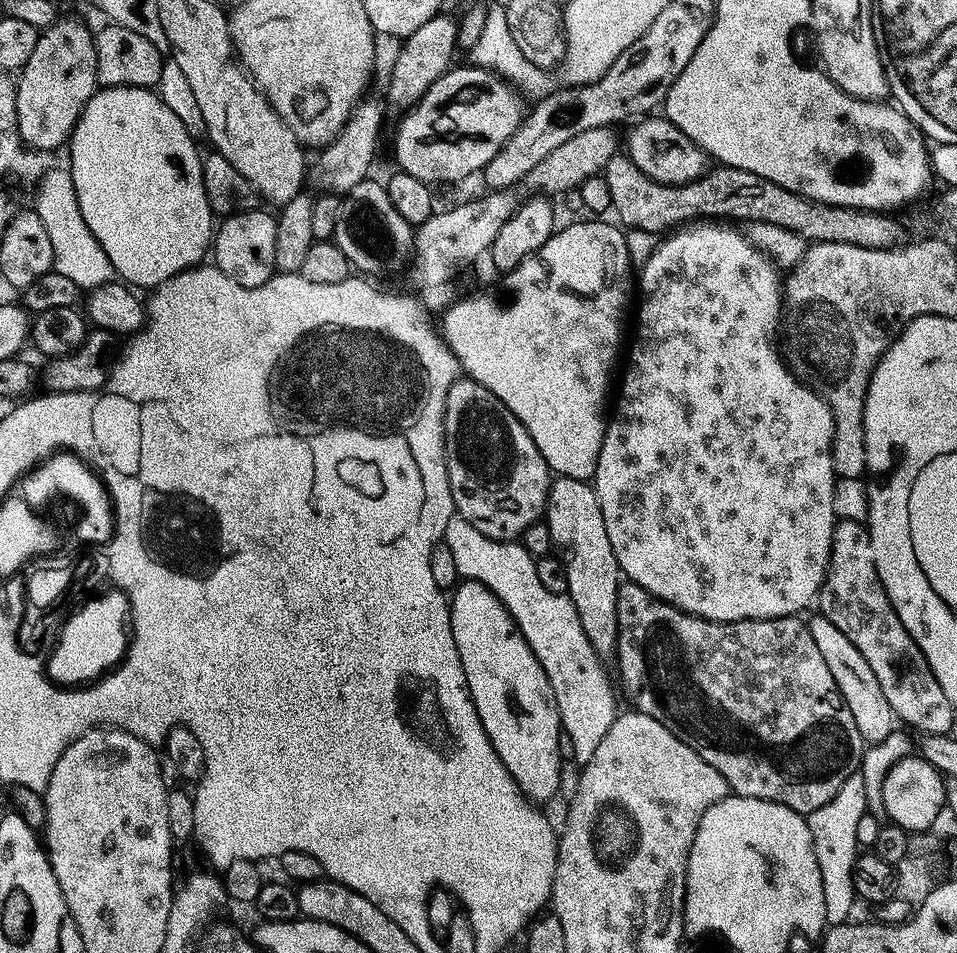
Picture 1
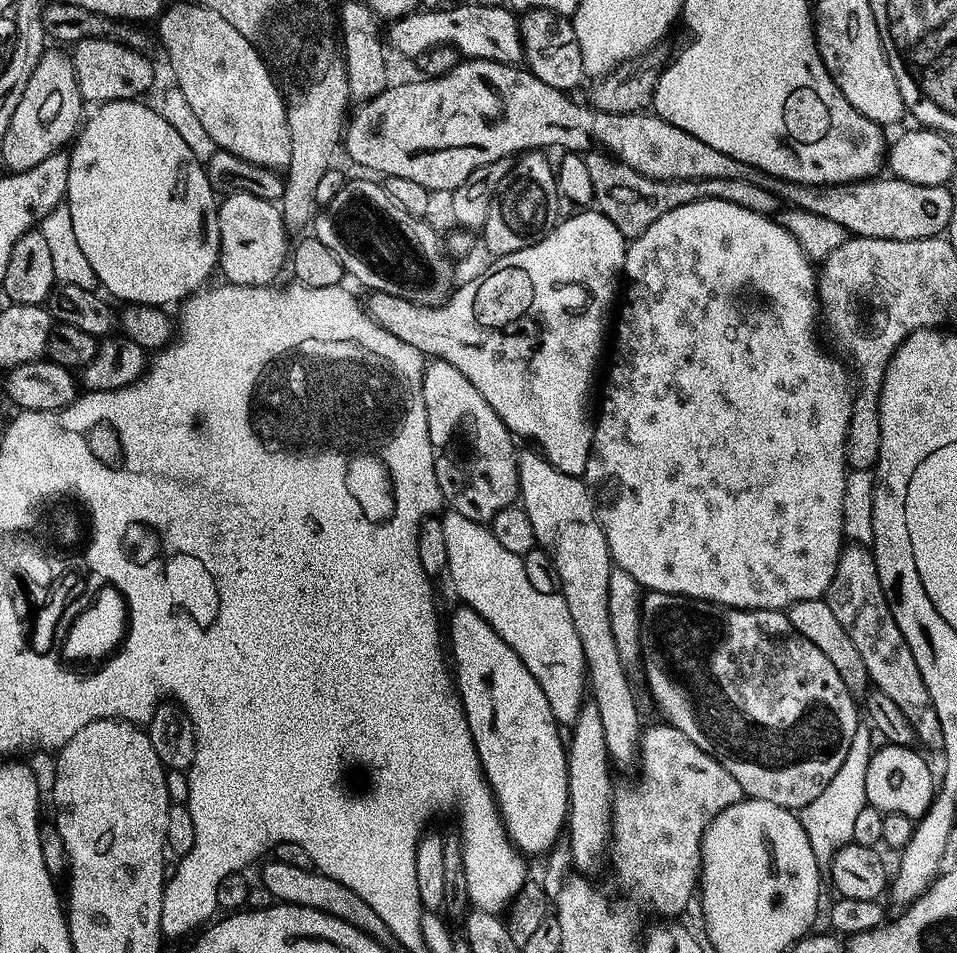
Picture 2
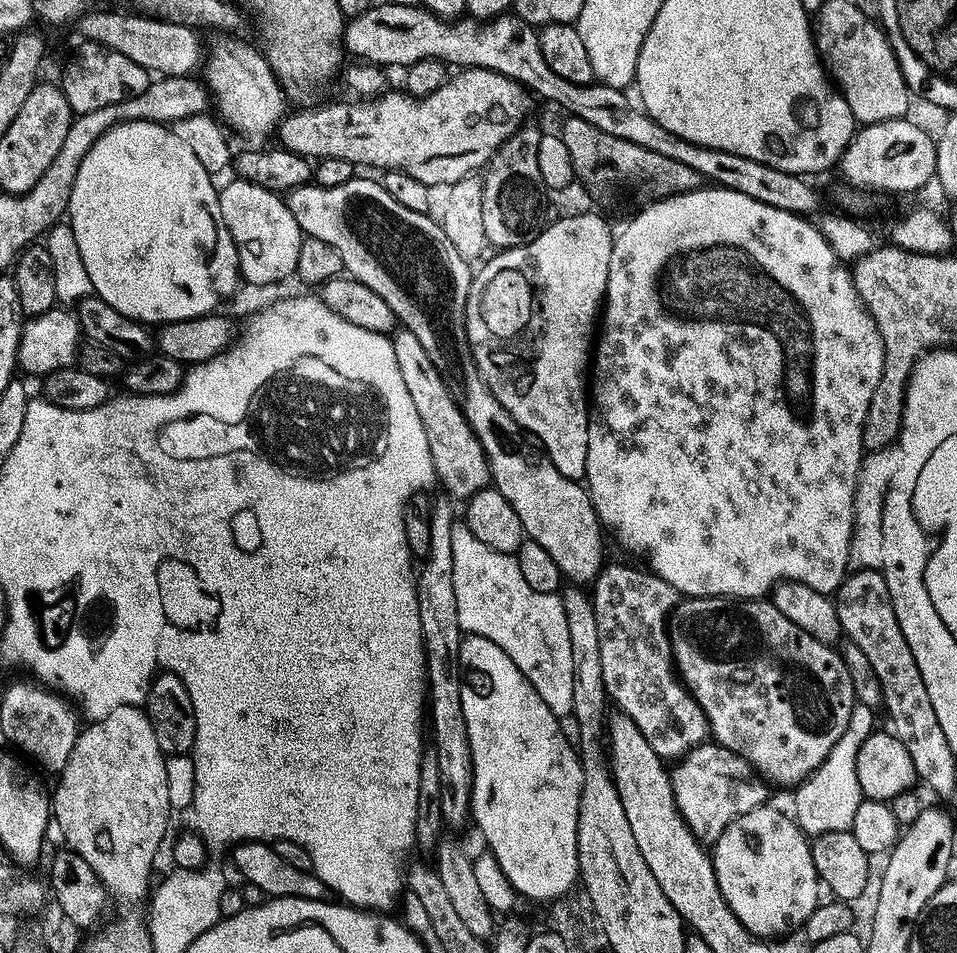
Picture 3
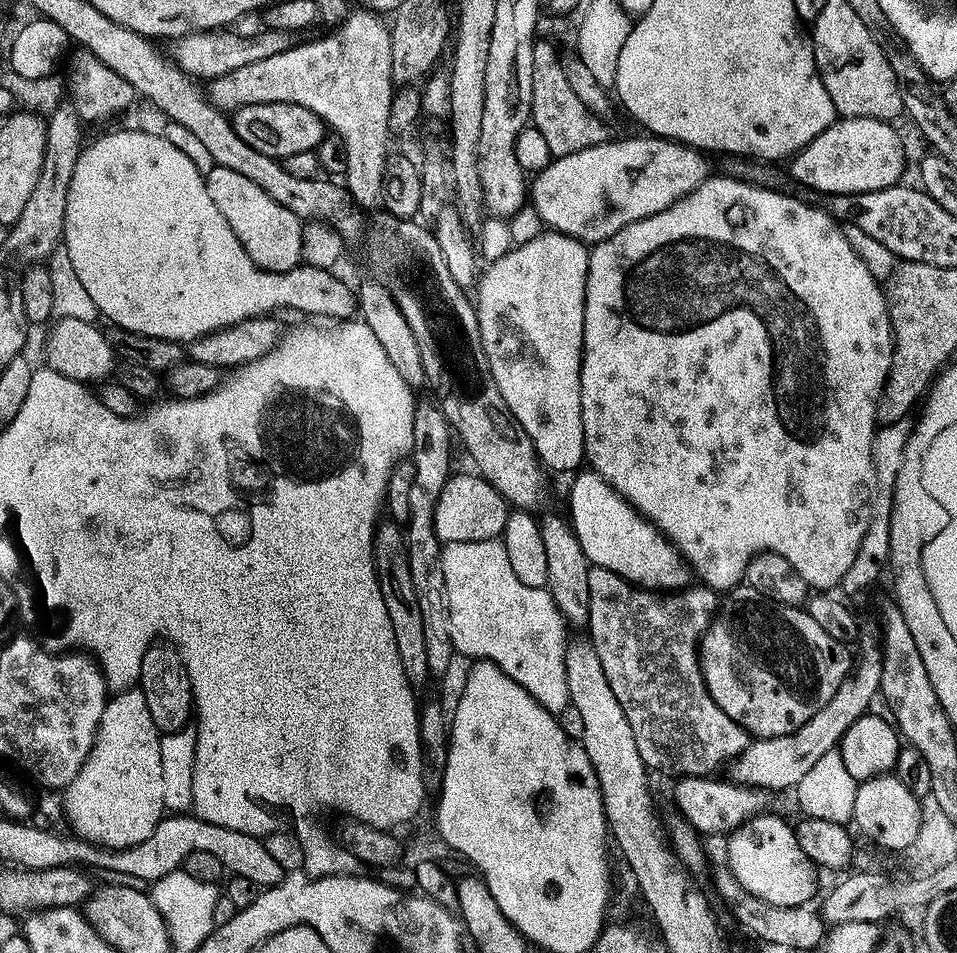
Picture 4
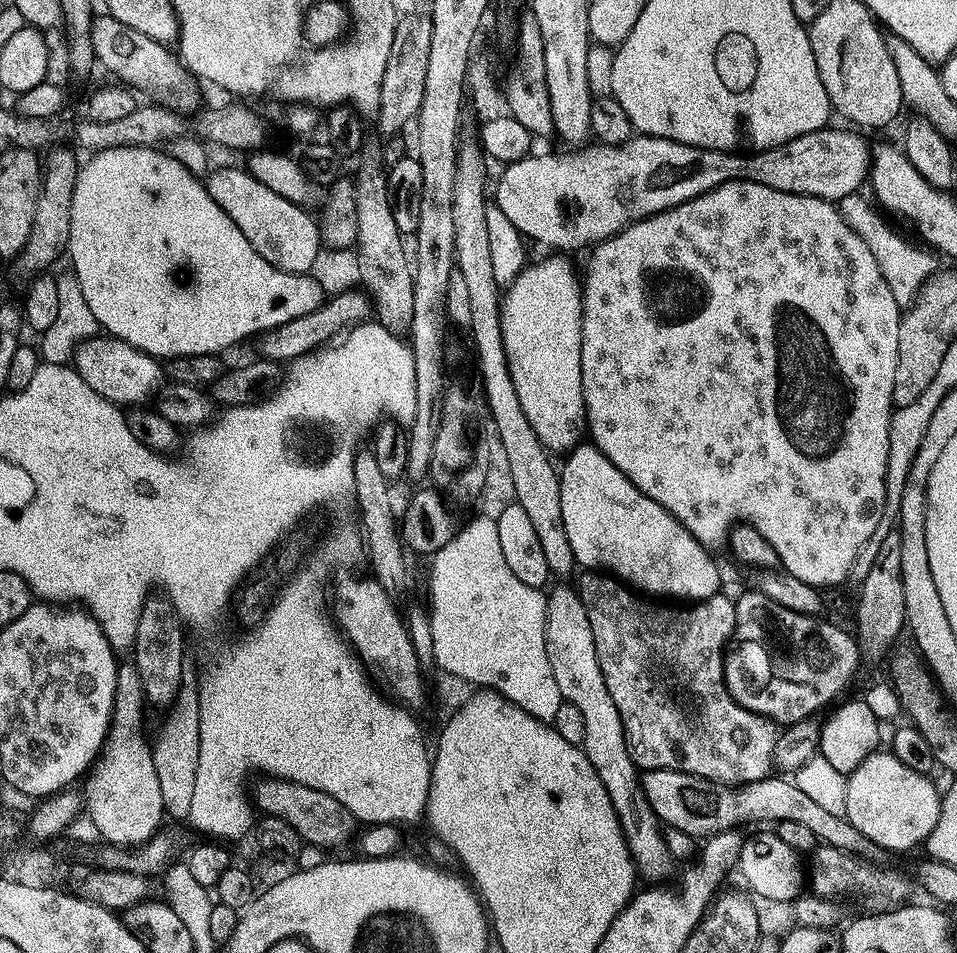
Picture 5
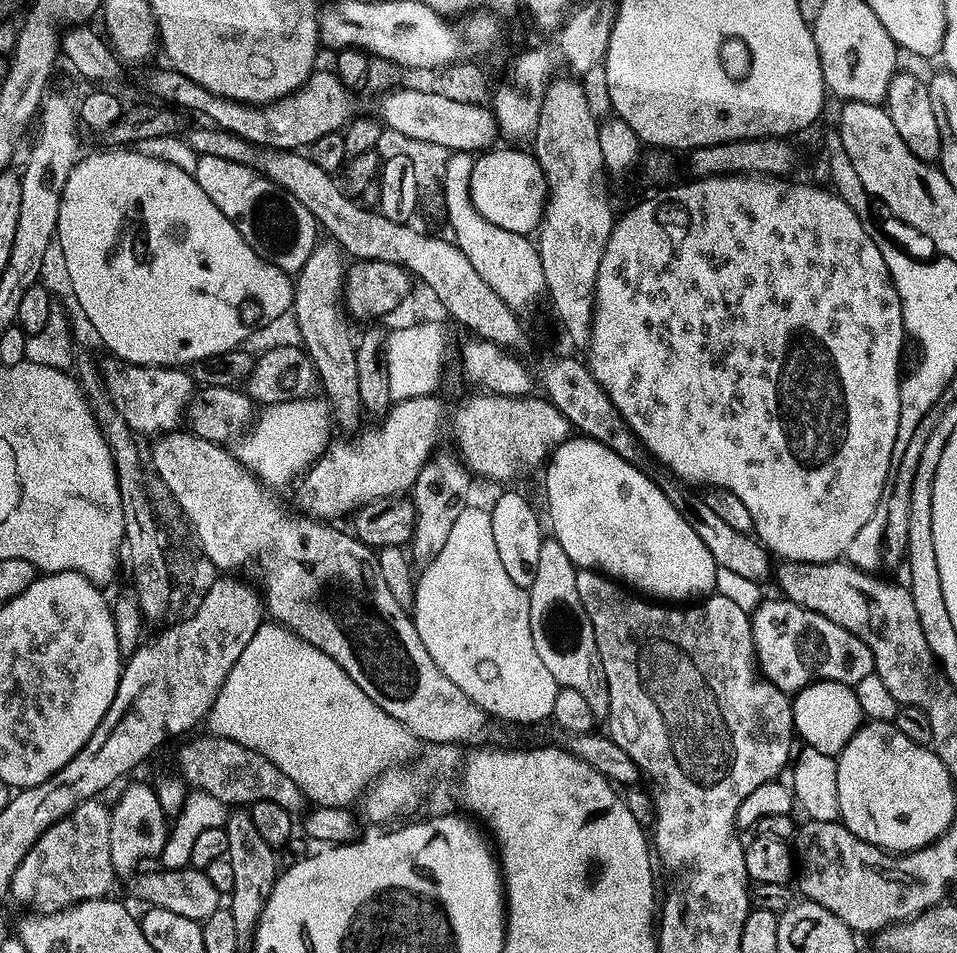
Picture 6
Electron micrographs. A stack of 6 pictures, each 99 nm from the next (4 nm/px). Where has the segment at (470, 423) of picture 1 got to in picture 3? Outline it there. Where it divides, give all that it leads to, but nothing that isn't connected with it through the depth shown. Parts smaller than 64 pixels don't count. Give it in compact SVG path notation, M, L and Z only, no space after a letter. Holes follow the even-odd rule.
M401 334L400 337L395 337L394 343L398 370L402 370L402 382L406 382L410 398L414 398L414 410L418 410L422 426L426 430L426 438L430 442L436 479L450 495L471 498L475 492L481 492L490 484L488 460L484 457L482 446L466 422L453 389L452 392L448 389L449 381L440 375L435 360L428 357L418 338Z

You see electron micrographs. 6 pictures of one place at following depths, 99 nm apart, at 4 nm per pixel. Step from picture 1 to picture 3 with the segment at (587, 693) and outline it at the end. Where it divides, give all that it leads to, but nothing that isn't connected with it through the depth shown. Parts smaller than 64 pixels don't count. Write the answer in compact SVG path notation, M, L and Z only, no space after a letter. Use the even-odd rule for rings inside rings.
M453 523L450 546L454 546L454 598L458 598L461 633L490 638L494 646L502 646L552 713L558 718L567 717L574 702L574 657L570 654L570 630L566 630L566 610L560 596L554 592L538 594L538 590L530 590L526 578L522 578L515 555L494 550L486 546L486 542L478 542L467 523Z

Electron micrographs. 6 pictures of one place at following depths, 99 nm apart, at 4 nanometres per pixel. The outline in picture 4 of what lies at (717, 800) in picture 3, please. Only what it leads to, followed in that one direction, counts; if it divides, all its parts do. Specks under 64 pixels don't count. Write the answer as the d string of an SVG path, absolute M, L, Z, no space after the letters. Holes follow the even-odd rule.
M865 627L857 635L855 661L851 674L844 680L834 697L818 713L790 735L775 736L773 739L755 739L748 749L731 761L731 783L742 784L745 789L759 789L767 792L792 790L800 784L807 773L822 758L823 754L833 751L846 730L858 718L864 716L872 700L879 695L882 676L882 654L880 635L877 629Z

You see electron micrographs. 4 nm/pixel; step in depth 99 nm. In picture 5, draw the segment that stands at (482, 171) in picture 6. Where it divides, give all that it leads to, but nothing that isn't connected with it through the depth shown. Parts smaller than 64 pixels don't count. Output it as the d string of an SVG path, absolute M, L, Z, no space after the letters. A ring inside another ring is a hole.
M825 126L819 128L817 132L810 134L802 134L798 138L794 138L785 144L779 144L773 148L766 148L763 150L752 150L747 154L737 151L718 151L713 148L692 147L686 143L678 143L673 140L666 139L661 136L646 136L643 134L635 135L623 144L608 145L604 143L595 143L594 146L587 145L579 150L570 150L568 154L528 154L516 162L507 163L498 180L496 188L496 196L494 196L495 203L510 219L510 222L524 235L527 239L534 239L546 246L550 246L552 250L559 250L567 252L566 250L576 250L584 244L587 246L600 243L601 240L607 240L608 237L617 234L621 228L630 224L637 219L643 219L646 216L652 216L654 213L664 212L668 208L673 208L674 205L680 205L684 201L693 200L695 197L702 195L702 193L709 192L711 189L717 188L719 185L724 184L728 180L746 180L750 182L758 182L762 186L770 186L774 190L782 190L790 194L798 194L799 196L817 196L823 200L830 200L839 202L846 194L851 192L861 191L862 185L860 183L867 181L870 176L870 156L866 151L864 152L864 144L852 132L843 132L840 128L832 128L833 126Z

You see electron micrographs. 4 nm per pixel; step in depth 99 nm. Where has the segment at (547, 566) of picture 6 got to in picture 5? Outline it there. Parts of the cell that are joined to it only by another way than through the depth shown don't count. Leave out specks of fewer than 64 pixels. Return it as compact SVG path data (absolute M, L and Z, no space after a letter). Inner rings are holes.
M575 587L556 588L547 593L545 599L546 622L544 637L546 638L546 654L550 658L550 670L554 670L554 682L558 682L561 697L567 703L578 706L582 714L582 723L586 726L586 738L583 742L584 753L590 766L596 768L598 778L602 778L602 786L606 786L606 794L610 794L610 802L618 814L618 822L624 831L628 849L632 855L632 863L636 865L641 877L649 876L649 881L656 882L659 876L668 872L668 844L664 841L662 825L656 819L652 803L644 797L640 785L641 773L636 772L636 764L632 761L629 741L624 734L622 718L618 714L618 706L614 706L614 698L610 698L610 690L606 690L606 678L602 678L602 670L598 666L598 654L594 650L594 634L590 630L590 618L586 614L586 606L580 601L580 593Z

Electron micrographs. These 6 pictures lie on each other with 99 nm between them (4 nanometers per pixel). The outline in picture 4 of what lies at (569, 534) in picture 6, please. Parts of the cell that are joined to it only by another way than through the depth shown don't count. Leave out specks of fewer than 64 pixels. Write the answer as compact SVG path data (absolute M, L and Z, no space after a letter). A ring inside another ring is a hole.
M580 470L571 480L570 525L589 565L610 570L637 588L683 590L689 587L694 576L692 569L678 549L630 501L620 497L597 472Z

